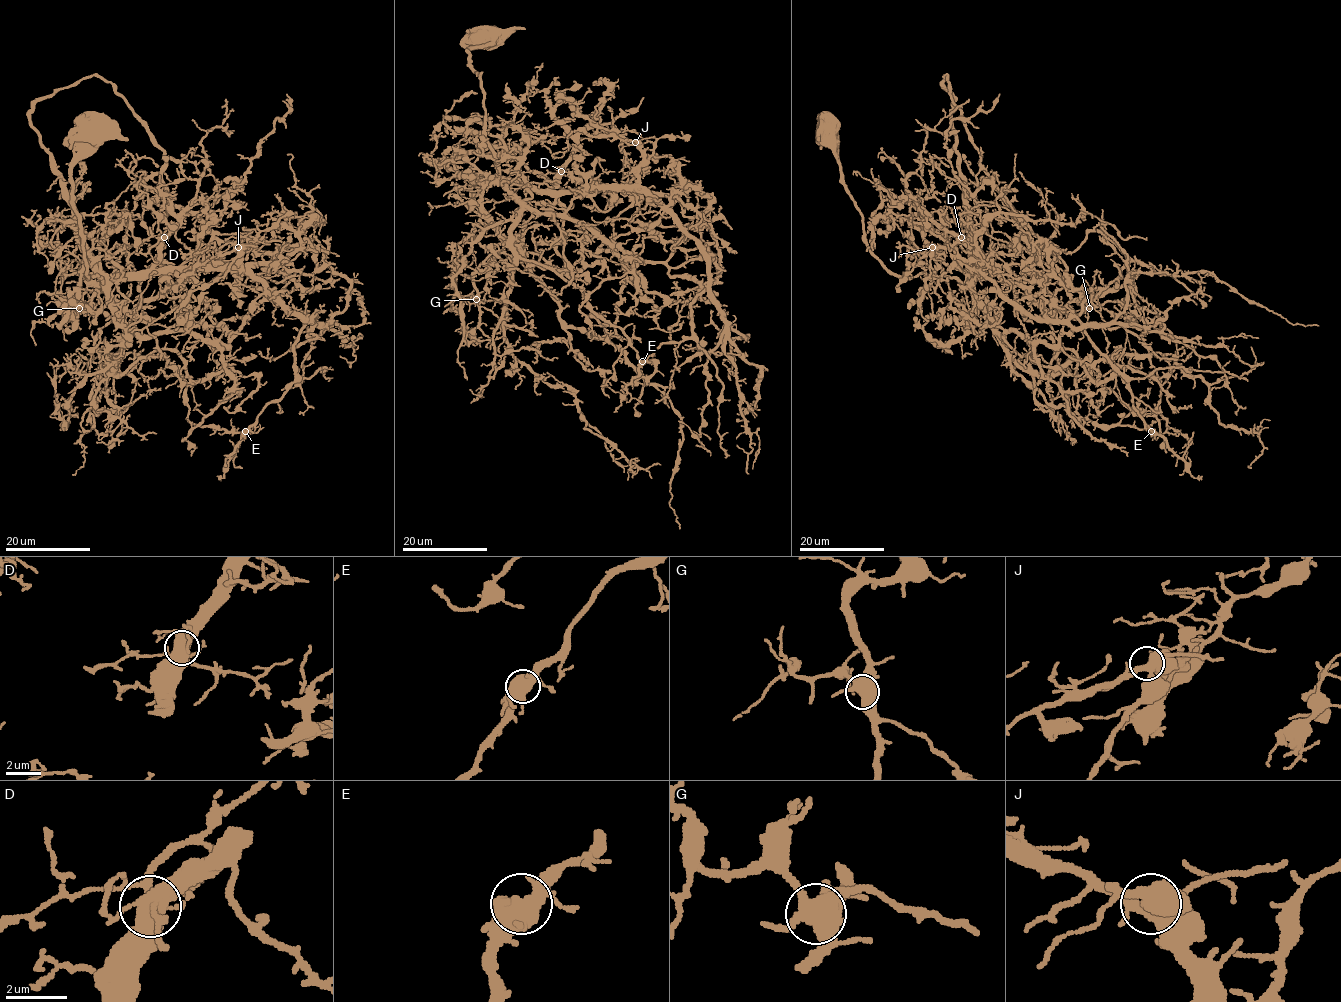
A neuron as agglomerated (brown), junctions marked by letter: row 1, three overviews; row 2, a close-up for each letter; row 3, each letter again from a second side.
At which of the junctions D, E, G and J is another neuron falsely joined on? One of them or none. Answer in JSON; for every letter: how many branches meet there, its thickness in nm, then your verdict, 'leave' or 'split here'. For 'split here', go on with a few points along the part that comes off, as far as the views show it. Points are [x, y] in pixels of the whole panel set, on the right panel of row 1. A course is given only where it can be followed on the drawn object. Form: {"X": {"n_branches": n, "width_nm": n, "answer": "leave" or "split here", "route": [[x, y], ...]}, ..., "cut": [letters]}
{"D": {"n_branches": 6, "width_nm": 480, "answer": "leave"}, "E": {"n_branches": 5, "width_nm": 600, "answer": "leave"}, "G": {"n_branches": 5, "width_nm": 500, "answer": "leave"}, "J": {"n_branches": 5, "width_nm": 440, "answer": "leave"}, "cut": []}

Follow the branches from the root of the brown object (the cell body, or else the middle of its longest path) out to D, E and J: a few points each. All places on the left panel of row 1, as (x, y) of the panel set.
D: (93, 130), (88, 150), (71, 168), (71, 200), (80, 217), (87, 277), (103, 282), (148, 269), (164, 237)
E: (93, 130), (71, 168), (87, 277), (249, 270), (300, 318), (313, 317), (294, 346), (295, 381), (246, 431)
J: (93, 130), (88, 150), (71, 168), (87, 277), (103, 282), (146, 270), (237, 269), (246, 250), (238, 247)

